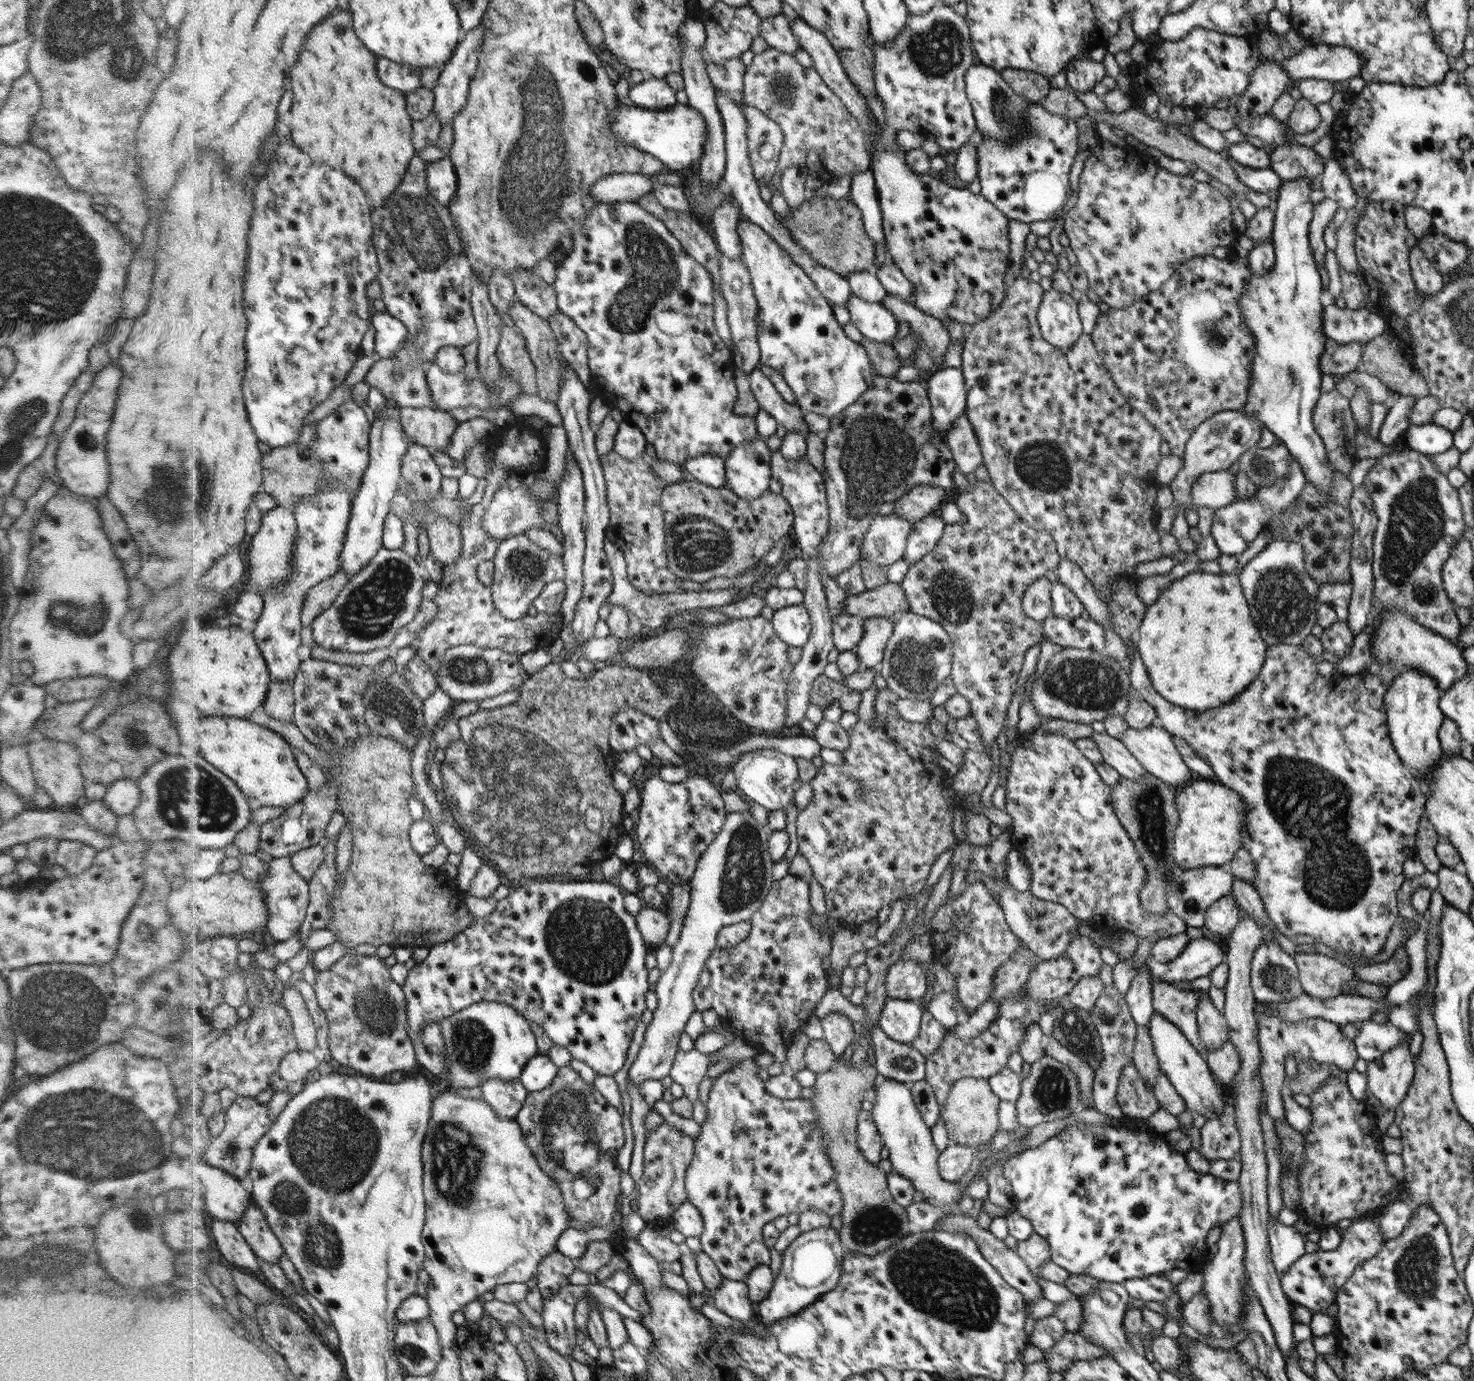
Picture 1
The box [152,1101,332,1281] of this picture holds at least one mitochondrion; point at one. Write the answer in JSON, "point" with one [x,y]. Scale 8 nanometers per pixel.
{"point":[230,1149]}

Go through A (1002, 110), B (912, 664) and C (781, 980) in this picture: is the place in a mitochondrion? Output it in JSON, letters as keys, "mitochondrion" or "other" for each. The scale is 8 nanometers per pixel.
{"A":"mitochondrion","B":"mitochondrion","C":"other"}

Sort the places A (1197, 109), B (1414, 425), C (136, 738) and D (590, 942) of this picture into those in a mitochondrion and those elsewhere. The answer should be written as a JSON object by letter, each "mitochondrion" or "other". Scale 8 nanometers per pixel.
{"A":"other","B":"other","C":"mitochondrion","D":"mitochondrion"}

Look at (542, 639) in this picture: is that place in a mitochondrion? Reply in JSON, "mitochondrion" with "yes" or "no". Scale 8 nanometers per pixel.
{"mitochondrion":"no"}

